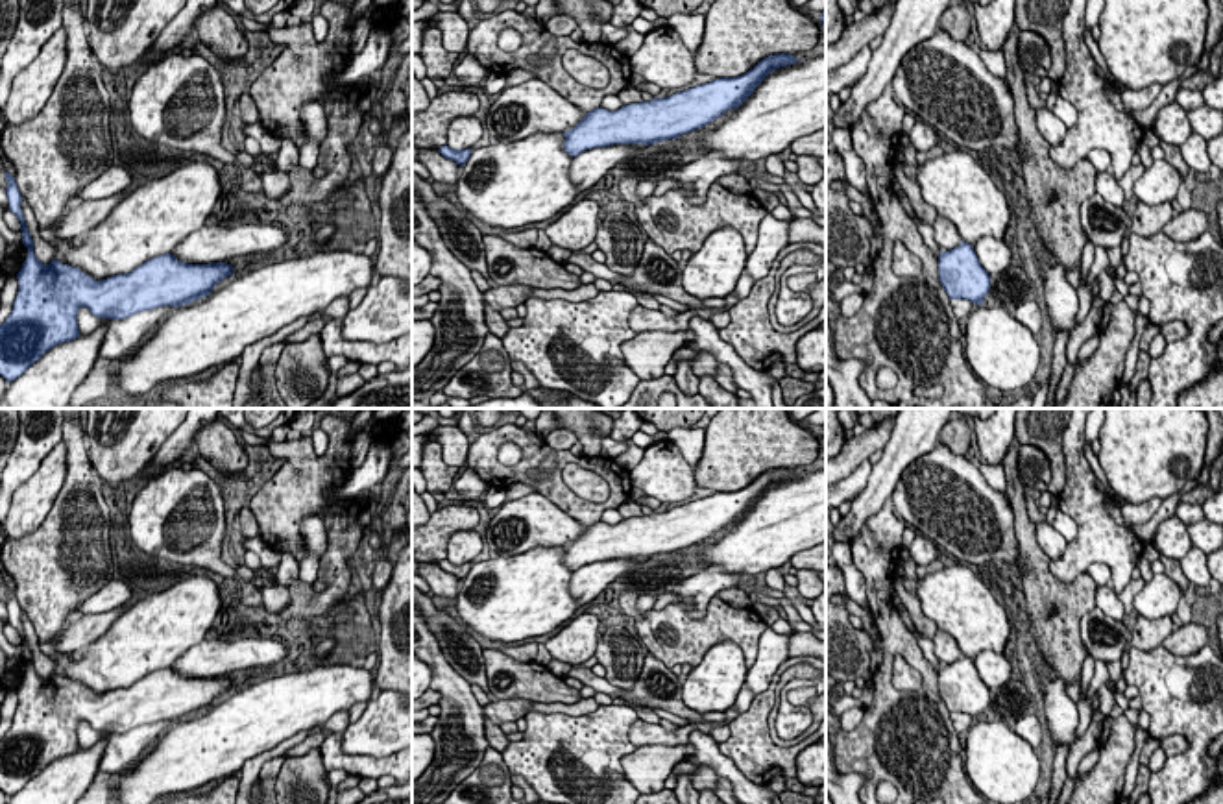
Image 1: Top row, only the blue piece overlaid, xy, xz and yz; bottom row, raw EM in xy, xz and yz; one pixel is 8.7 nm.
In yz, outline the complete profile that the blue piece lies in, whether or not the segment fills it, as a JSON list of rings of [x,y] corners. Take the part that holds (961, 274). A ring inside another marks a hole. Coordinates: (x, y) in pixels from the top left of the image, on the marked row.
[[[963,240],[957,248],[940,251],[938,279],[950,299],[968,299],[981,305],[992,277],[981,266],[974,246]]]

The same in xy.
[[[6,172],[9,211],[18,218],[22,231],[22,244],[28,248],[28,257],[22,262],[18,279],[18,292],[13,301],[13,311],[0,323],[0,375],[11,383],[20,377],[33,362],[37,362],[54,346],[76,340],[79,336],[78,311],[89,309],[96,318],[124,320],[142,311],[157,307],[181,307],[201,299],[227,275],[233,275],[233,266],[225,262],[188,264],[177,261],[172,253],[164,253],[146,261],[129,274],[111,275],[96,281],[79,268],[54,259],[42,264],[33,253],[33,238],[28,233],[24,214],[20,209],[22,196],[15,177]]]

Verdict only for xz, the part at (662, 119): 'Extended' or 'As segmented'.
As segmented

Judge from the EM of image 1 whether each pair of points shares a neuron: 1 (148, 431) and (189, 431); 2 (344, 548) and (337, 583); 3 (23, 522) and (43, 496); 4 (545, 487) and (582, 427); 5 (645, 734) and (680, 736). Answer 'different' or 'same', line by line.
1: different
2: same
3: same
4: different
5: same

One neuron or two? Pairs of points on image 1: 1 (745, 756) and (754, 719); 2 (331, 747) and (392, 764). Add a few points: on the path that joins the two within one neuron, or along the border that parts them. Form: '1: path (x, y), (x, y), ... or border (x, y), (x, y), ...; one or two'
1: path (749, 747), (750, 729); one
2: path (346, 762), (377, 766); one

